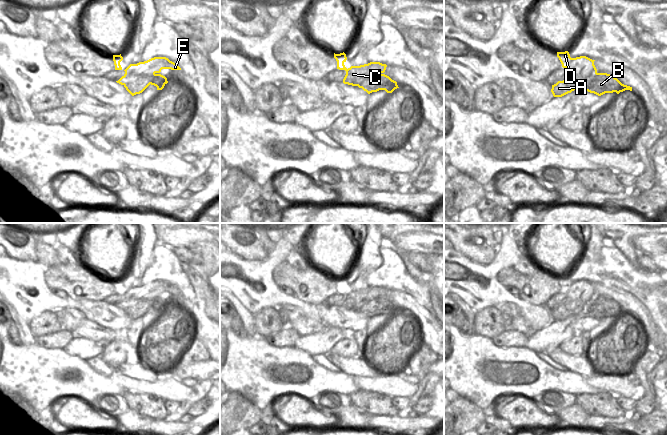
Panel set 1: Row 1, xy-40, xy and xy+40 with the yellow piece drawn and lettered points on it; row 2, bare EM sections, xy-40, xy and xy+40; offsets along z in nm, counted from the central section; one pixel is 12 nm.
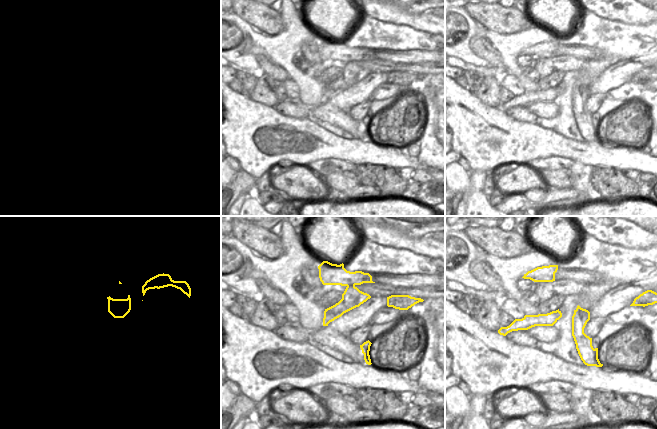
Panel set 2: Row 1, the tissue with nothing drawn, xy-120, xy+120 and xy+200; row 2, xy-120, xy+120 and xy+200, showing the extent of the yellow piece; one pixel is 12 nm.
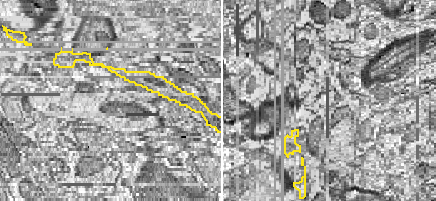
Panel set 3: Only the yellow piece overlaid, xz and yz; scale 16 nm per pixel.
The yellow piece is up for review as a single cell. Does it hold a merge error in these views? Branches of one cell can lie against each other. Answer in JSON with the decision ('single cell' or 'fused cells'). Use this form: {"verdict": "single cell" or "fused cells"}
{"verdict": "fused cells"}

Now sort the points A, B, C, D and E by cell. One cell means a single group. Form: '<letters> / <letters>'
A C D E / B

